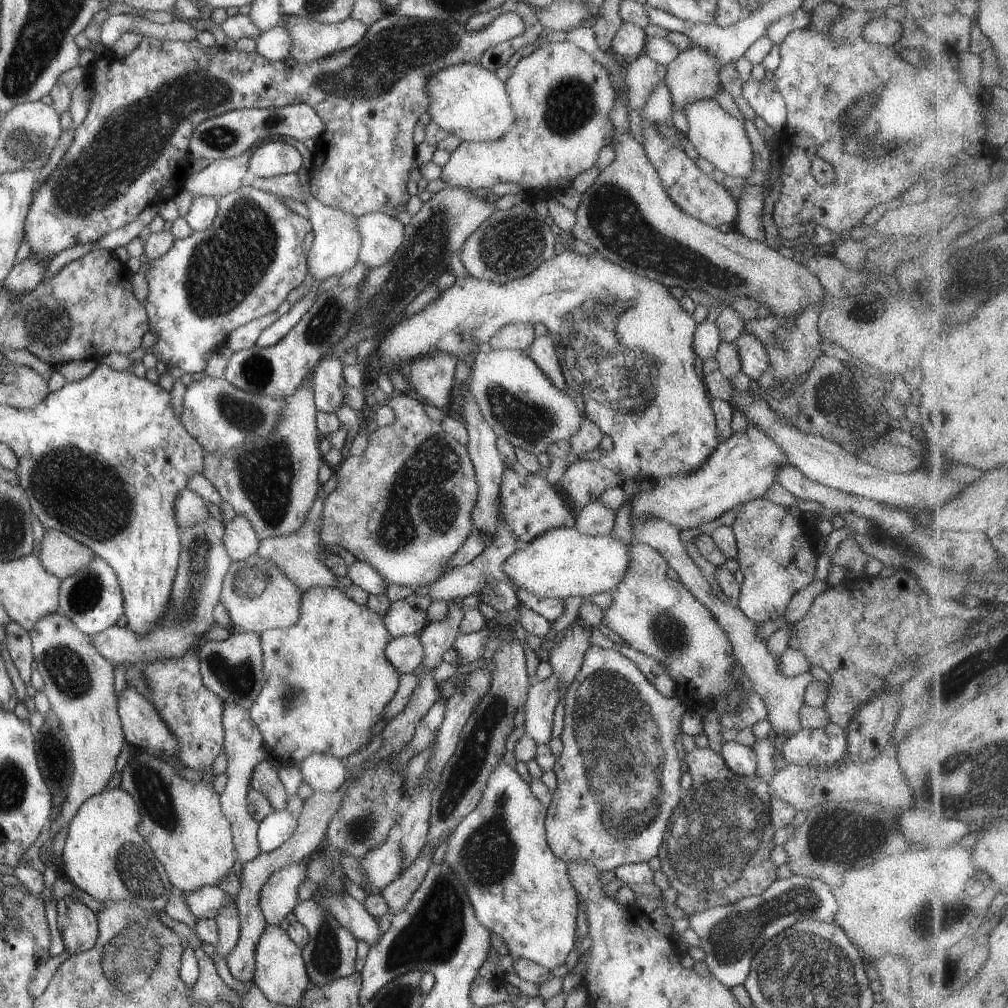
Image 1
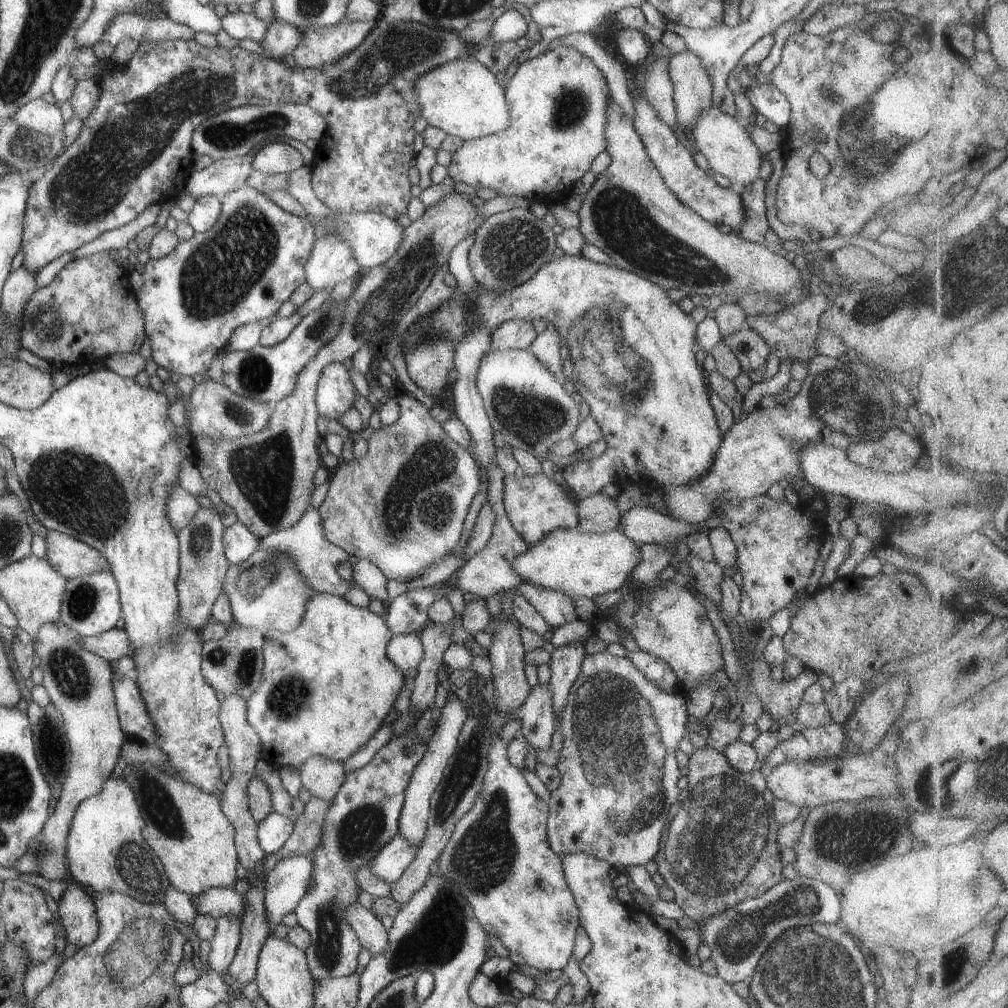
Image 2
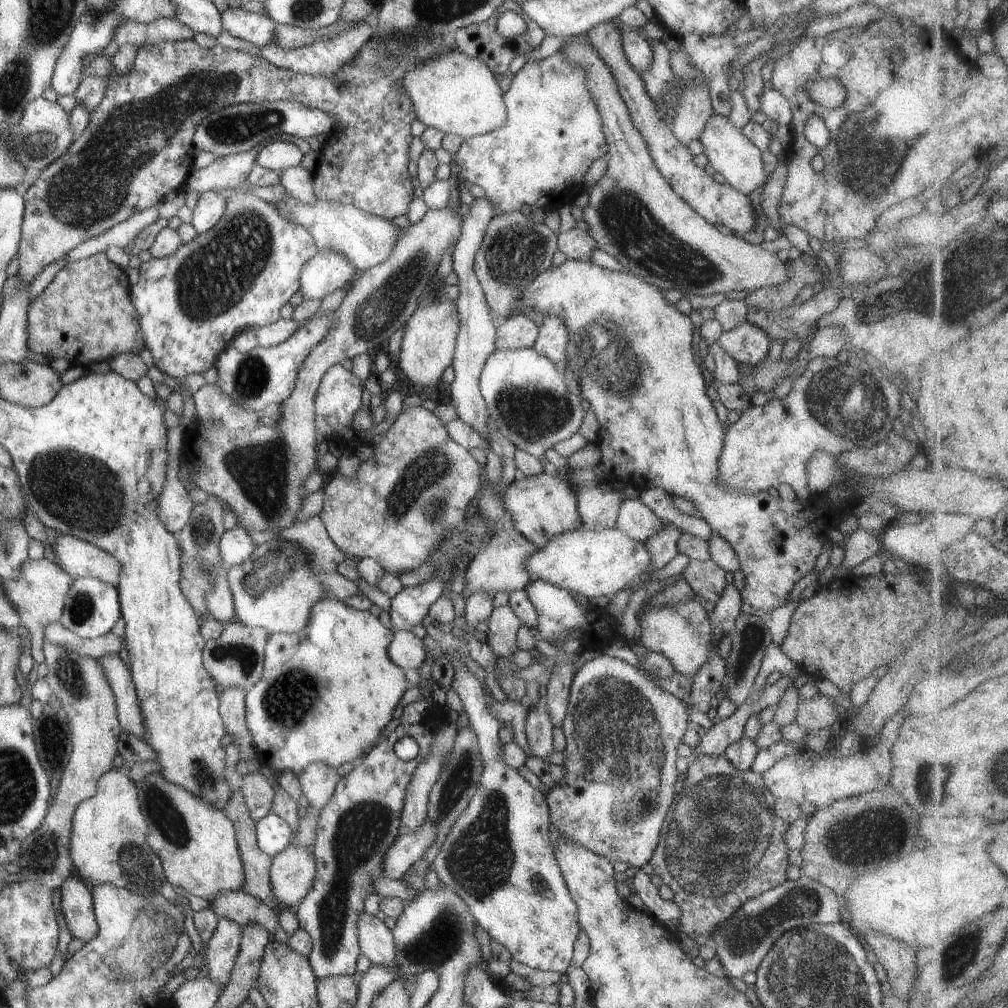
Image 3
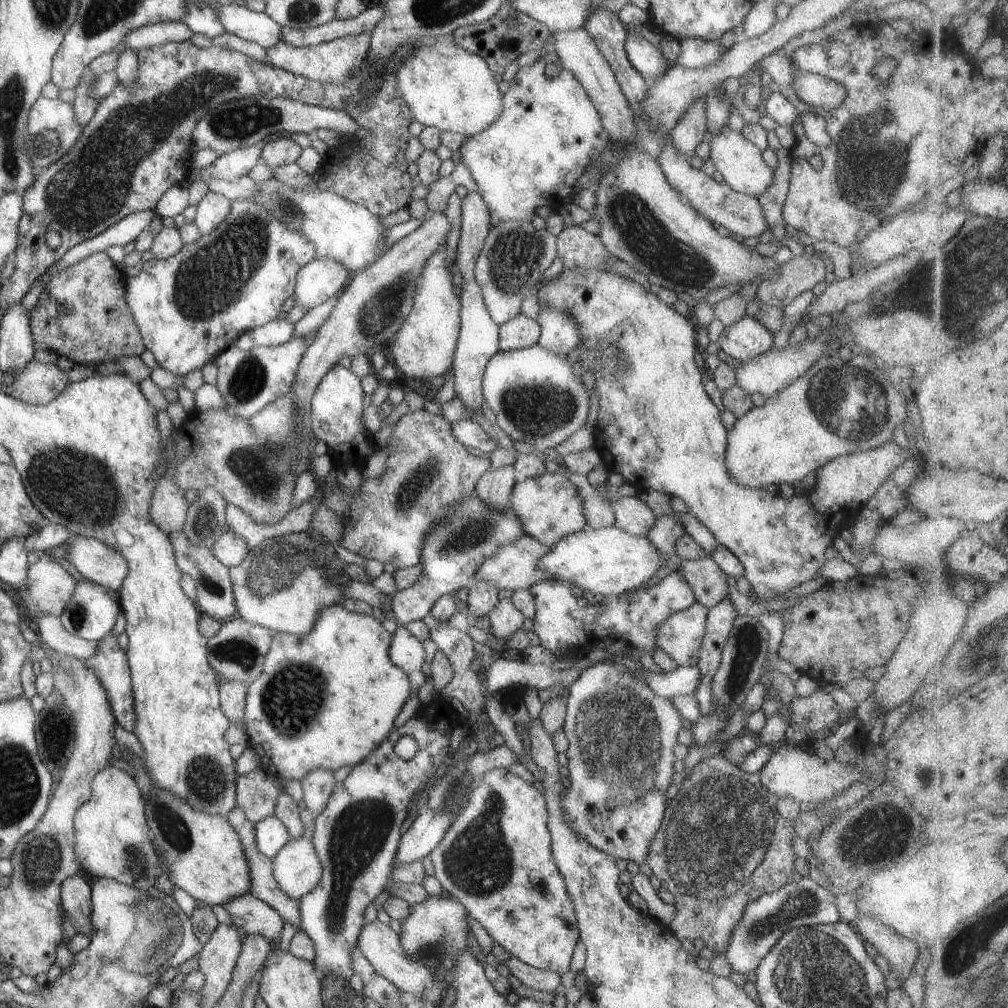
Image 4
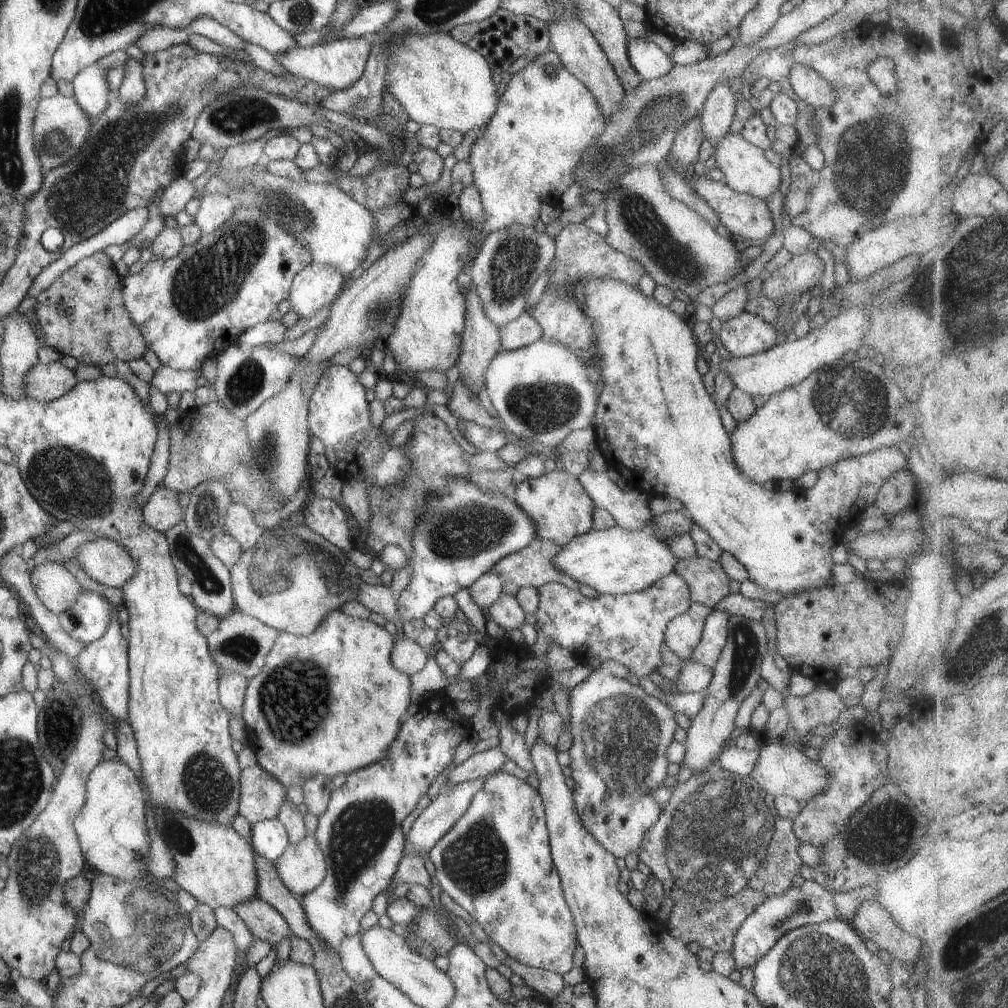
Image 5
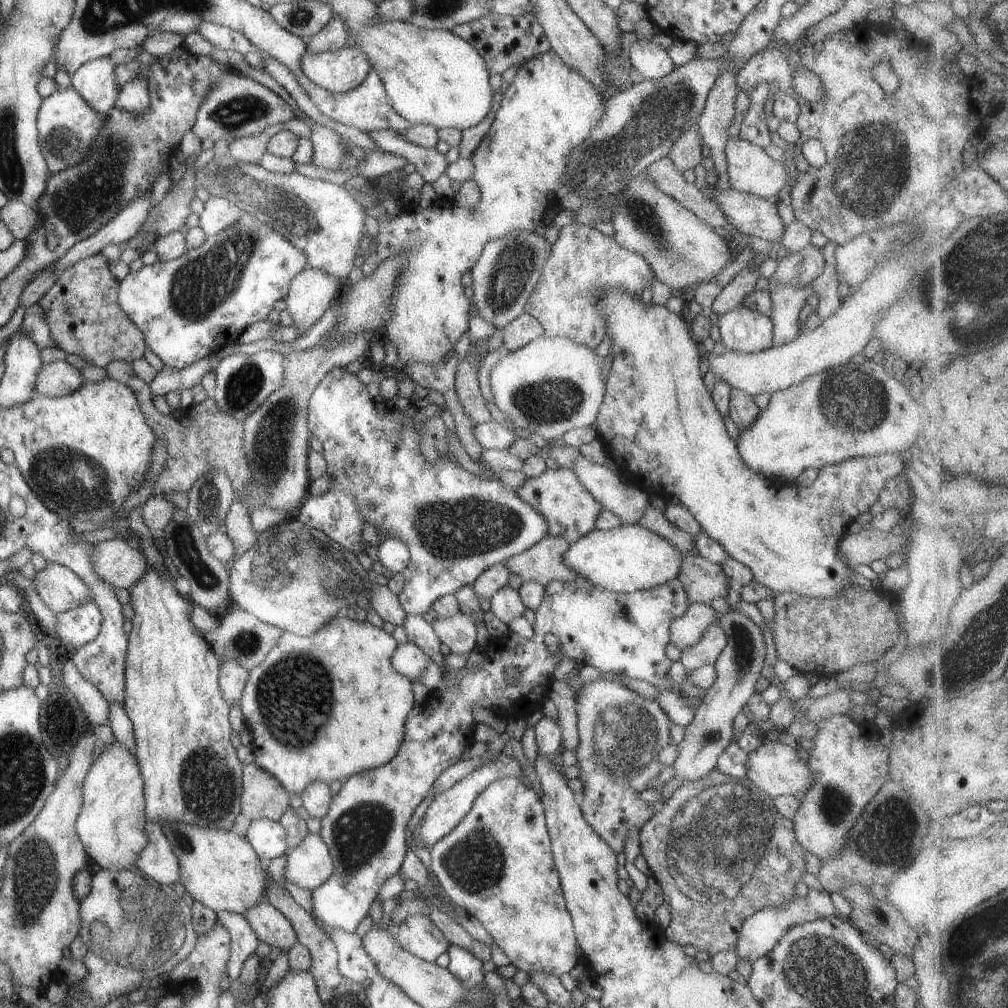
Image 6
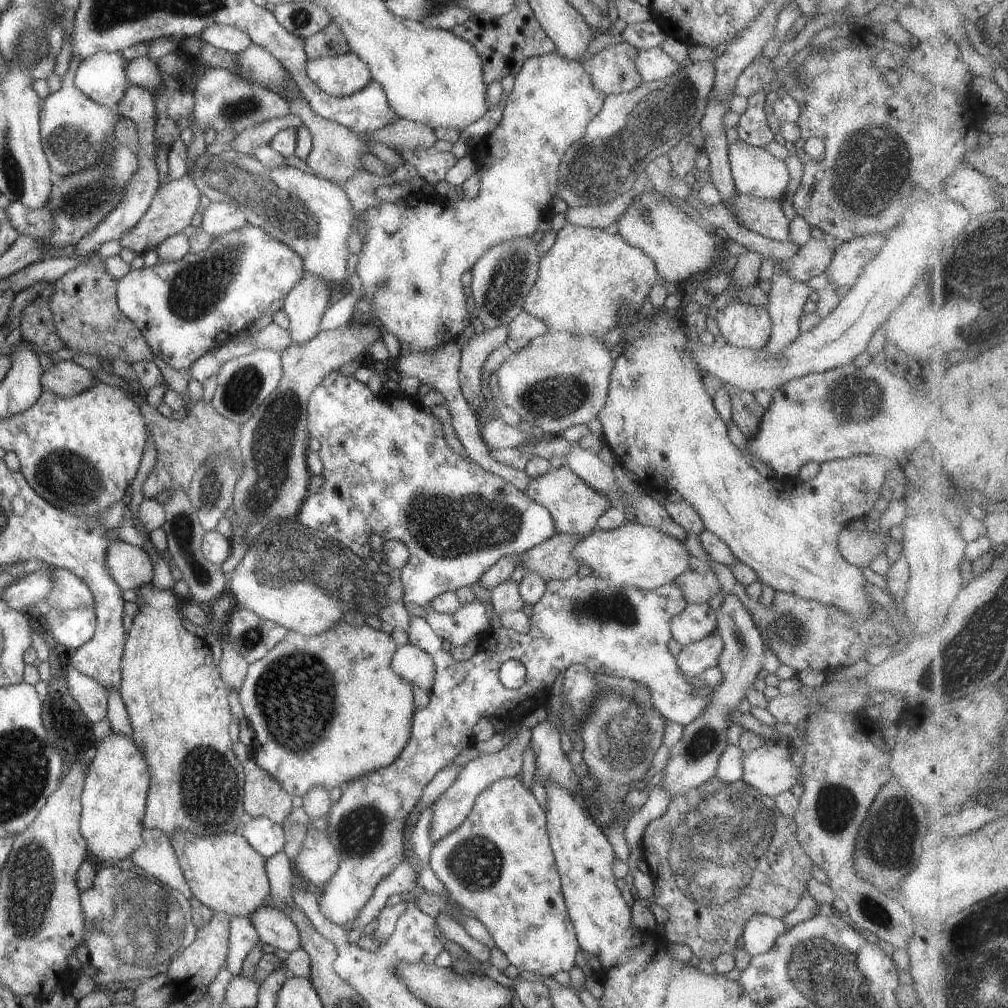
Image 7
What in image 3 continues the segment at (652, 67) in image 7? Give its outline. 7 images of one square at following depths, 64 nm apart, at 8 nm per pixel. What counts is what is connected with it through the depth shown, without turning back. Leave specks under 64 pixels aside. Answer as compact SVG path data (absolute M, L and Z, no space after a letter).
M622 29L620 43L627 62L637 72L640 73L649 68L653 53L649 39L643 32L634 29Z

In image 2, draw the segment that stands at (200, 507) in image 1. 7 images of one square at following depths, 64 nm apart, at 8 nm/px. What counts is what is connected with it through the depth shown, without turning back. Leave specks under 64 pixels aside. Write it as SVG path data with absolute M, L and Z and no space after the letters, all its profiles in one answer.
M180 486L173 487L173 490L170 490L165 506L166 517L175 532L188 525L196 510L200 508L195 497Z

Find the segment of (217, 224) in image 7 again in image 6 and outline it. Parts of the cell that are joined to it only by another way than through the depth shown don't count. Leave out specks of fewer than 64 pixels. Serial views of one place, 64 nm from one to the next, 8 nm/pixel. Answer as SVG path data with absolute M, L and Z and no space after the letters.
M223 196L204 197L201 213L198 215L198 227L208 237L233 224L241 214L240 208Z

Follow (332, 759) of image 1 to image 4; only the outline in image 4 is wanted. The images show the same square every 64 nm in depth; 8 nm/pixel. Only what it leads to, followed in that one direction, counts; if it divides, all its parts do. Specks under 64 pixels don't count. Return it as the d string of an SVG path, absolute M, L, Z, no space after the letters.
M317 767L300 780L303 802L314 816L325 808L334 783L333 772Z

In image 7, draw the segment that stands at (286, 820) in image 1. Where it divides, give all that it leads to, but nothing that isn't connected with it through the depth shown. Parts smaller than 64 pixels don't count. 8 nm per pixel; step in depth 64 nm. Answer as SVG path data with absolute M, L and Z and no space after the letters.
M250 817L244 824L241 835L264 859L281 851L284 845L282 826L271 822L267 817Z

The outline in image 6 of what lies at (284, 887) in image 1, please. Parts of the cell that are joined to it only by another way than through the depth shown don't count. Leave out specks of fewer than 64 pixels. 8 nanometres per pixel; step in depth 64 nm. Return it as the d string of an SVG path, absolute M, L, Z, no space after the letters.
M308 832L297 846L286 849L284 857L284 877L300 889L312 891L332 871L332 858L317 833Z

